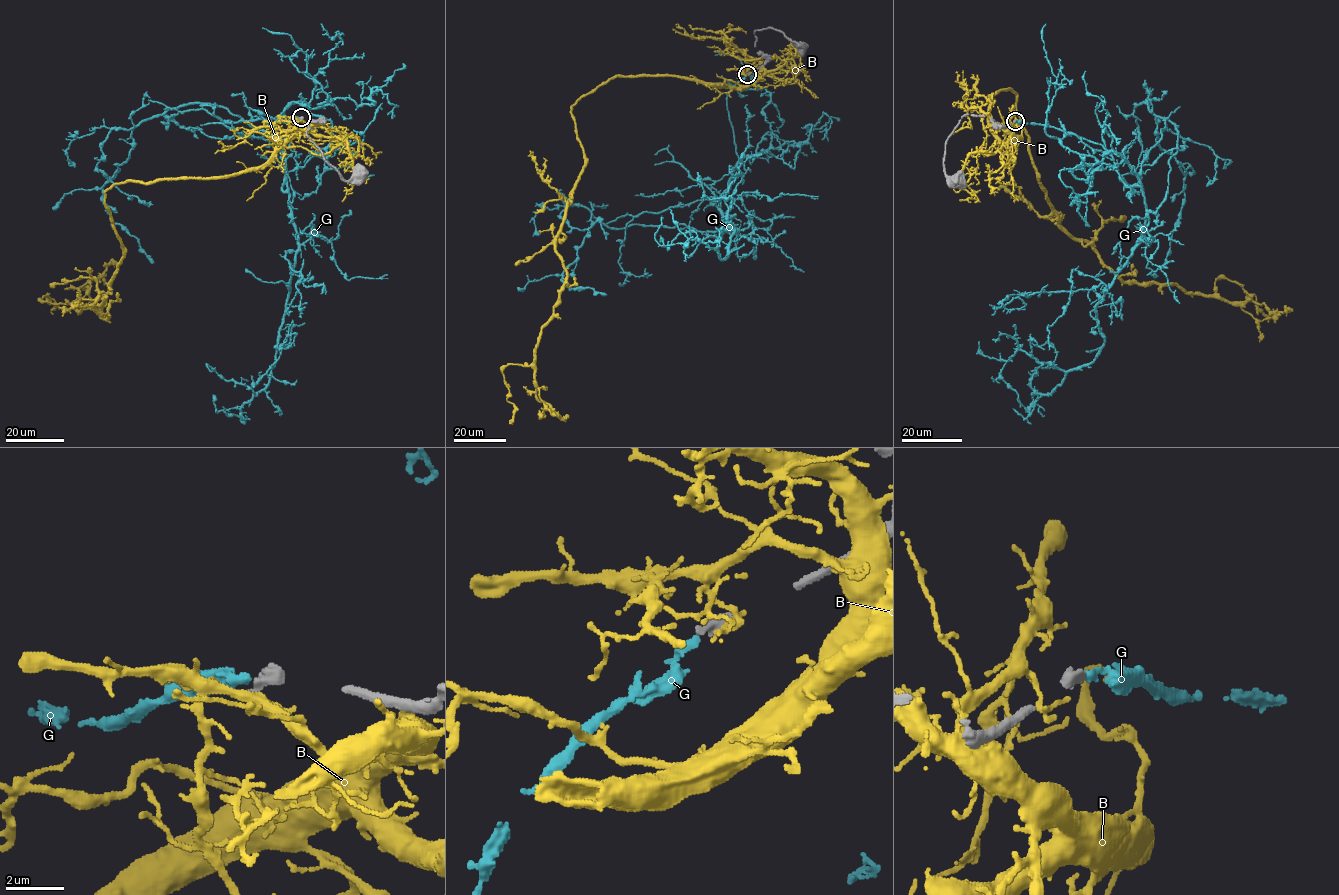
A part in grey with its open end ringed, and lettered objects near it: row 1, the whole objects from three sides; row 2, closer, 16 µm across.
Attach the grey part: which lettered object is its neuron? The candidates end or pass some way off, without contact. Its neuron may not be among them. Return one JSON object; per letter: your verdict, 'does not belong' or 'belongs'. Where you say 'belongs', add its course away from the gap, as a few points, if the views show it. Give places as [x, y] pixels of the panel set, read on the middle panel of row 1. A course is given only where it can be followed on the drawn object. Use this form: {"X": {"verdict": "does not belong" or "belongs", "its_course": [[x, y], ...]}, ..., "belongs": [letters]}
{"B": {"verdict": "does not belong"}, "G": {"verdict": "belongs", "its_course": [[747, 74], [726, 99], [738, 161], [720, 199], [725, 228], [620, 229], [591, 216], [562, 281], [606, 294]]}, "belongs": ["G"]}

